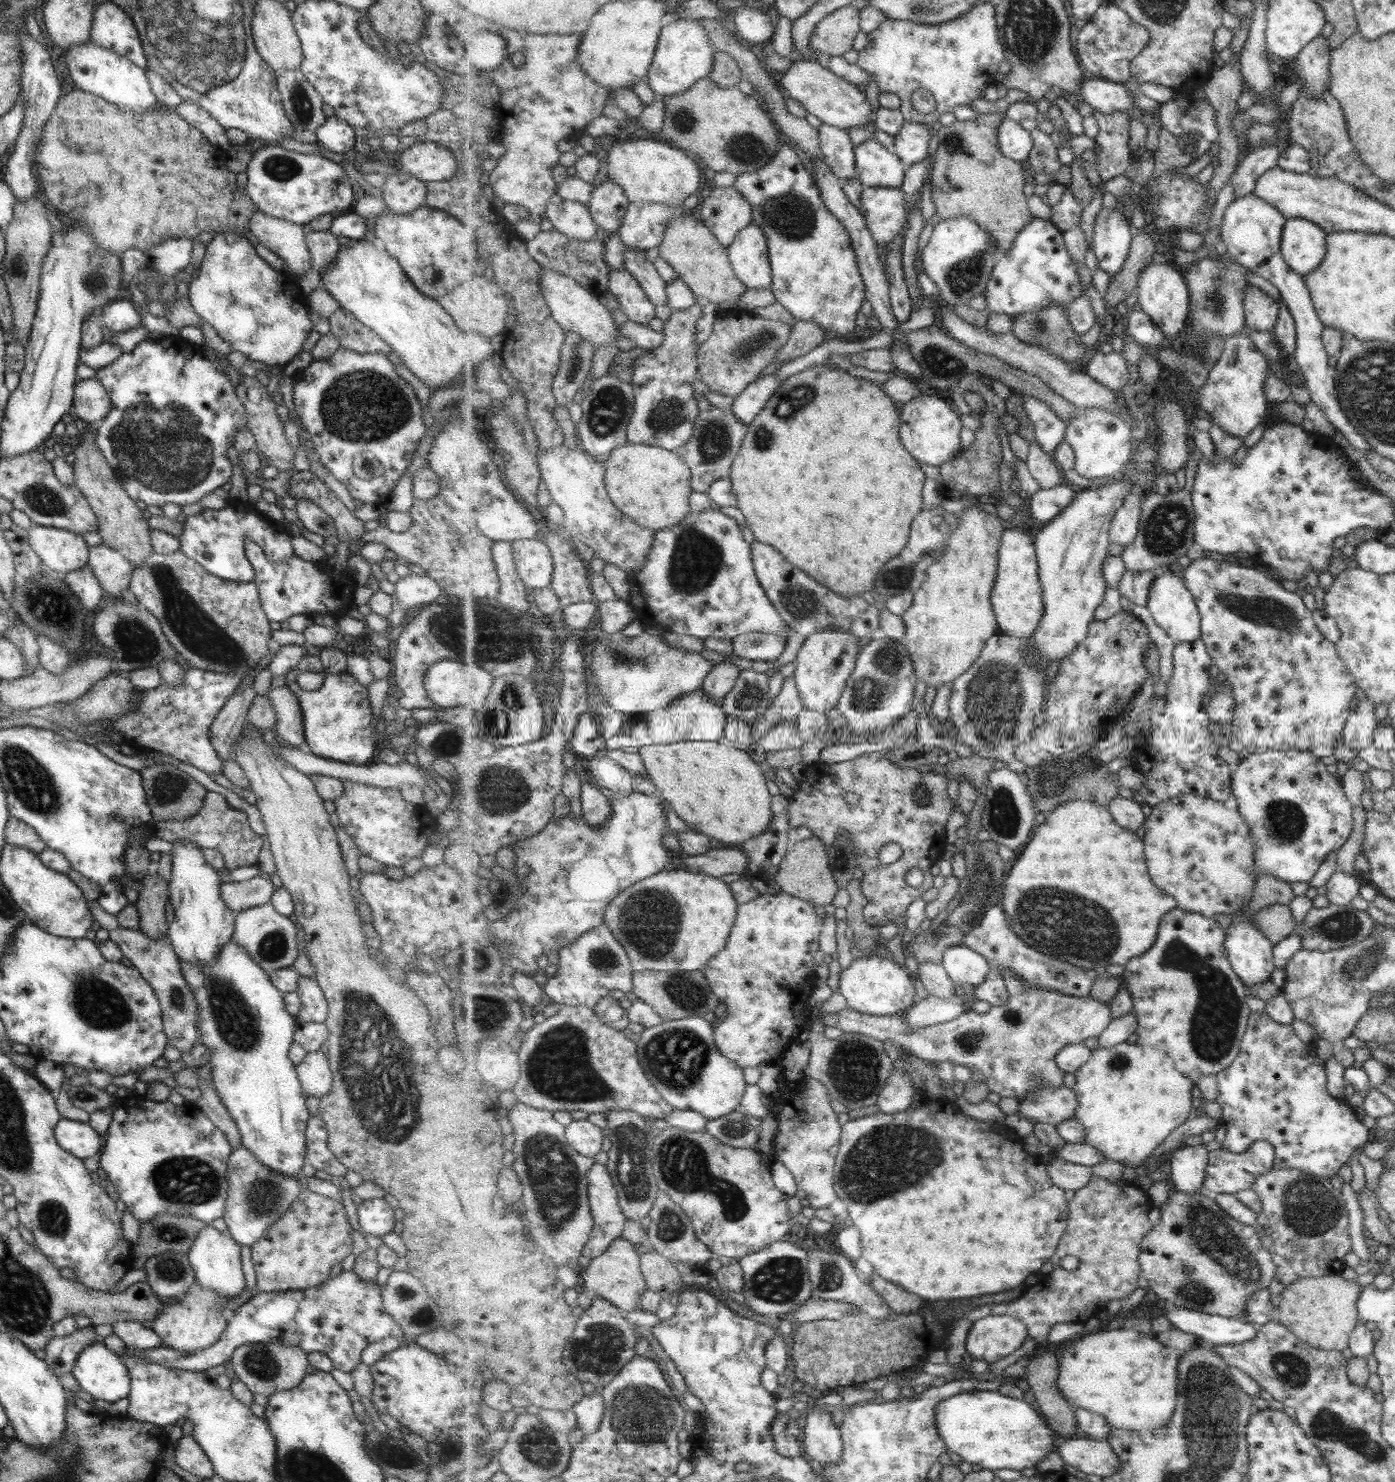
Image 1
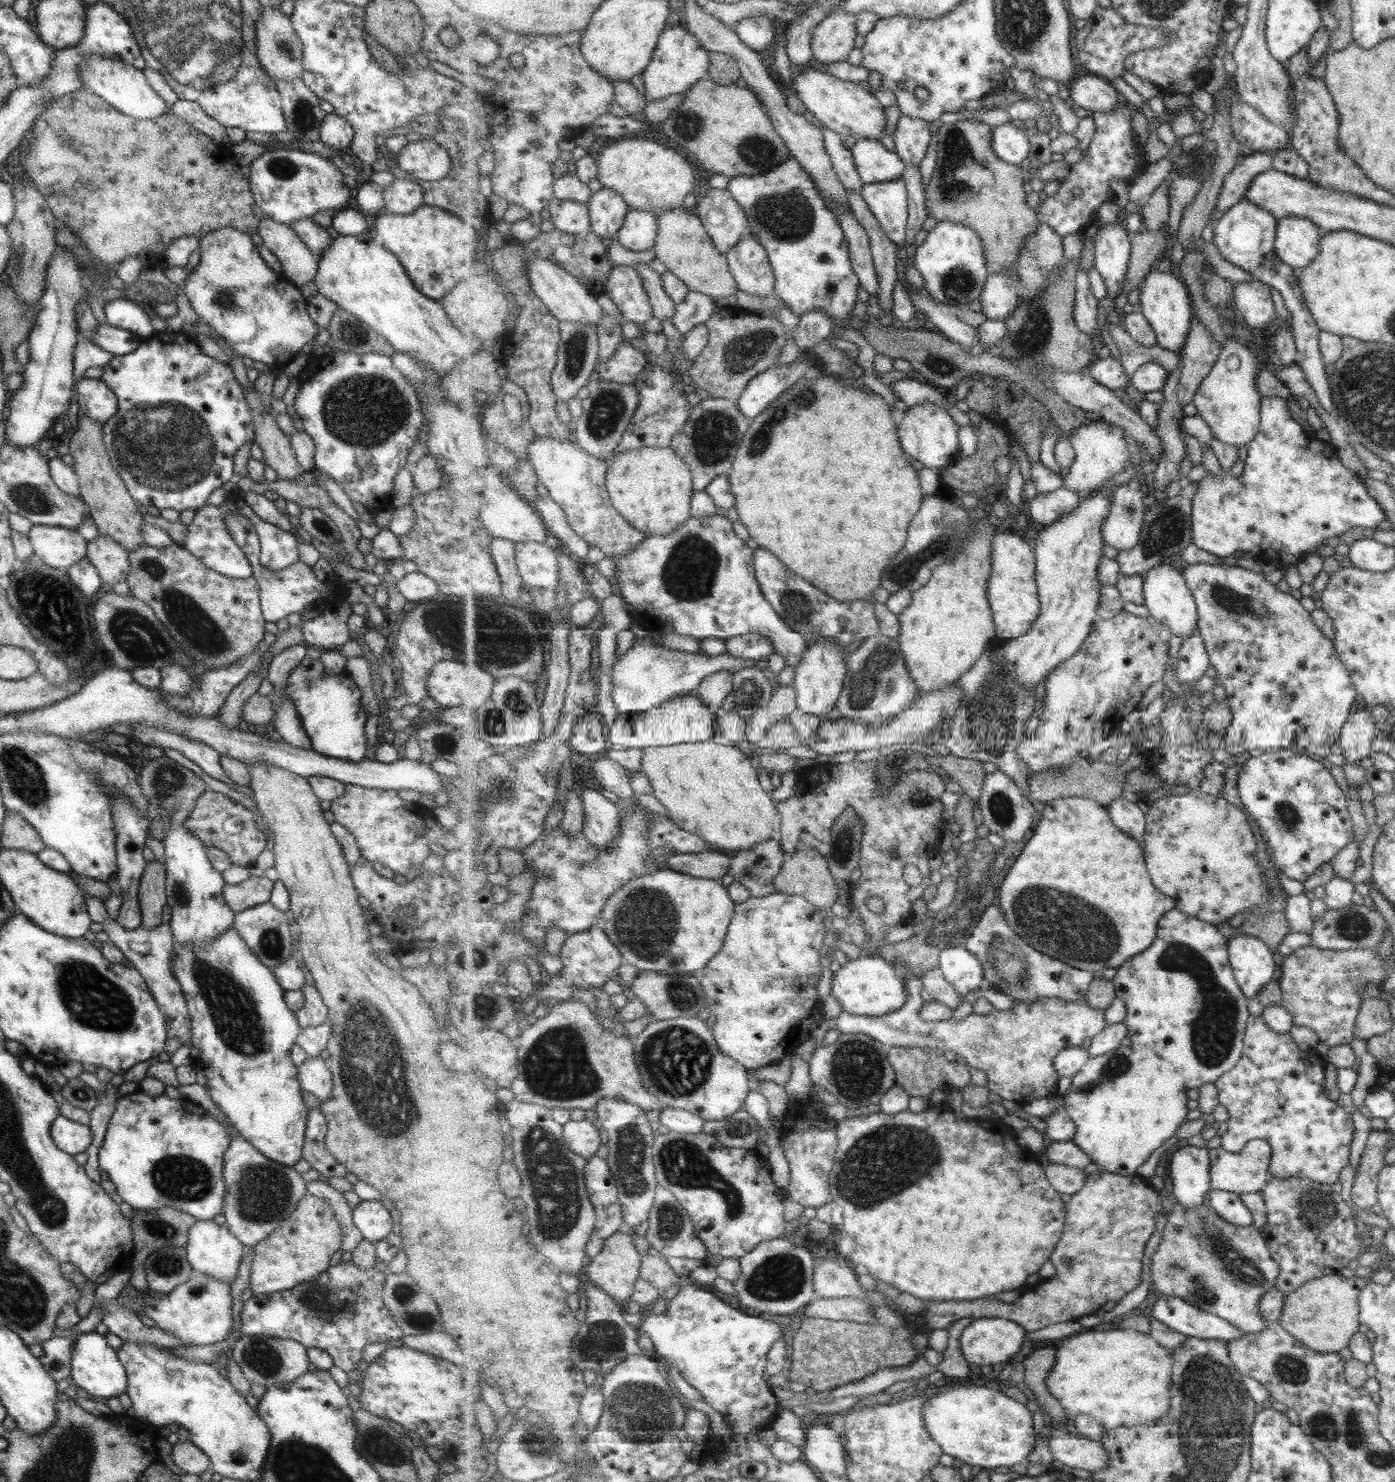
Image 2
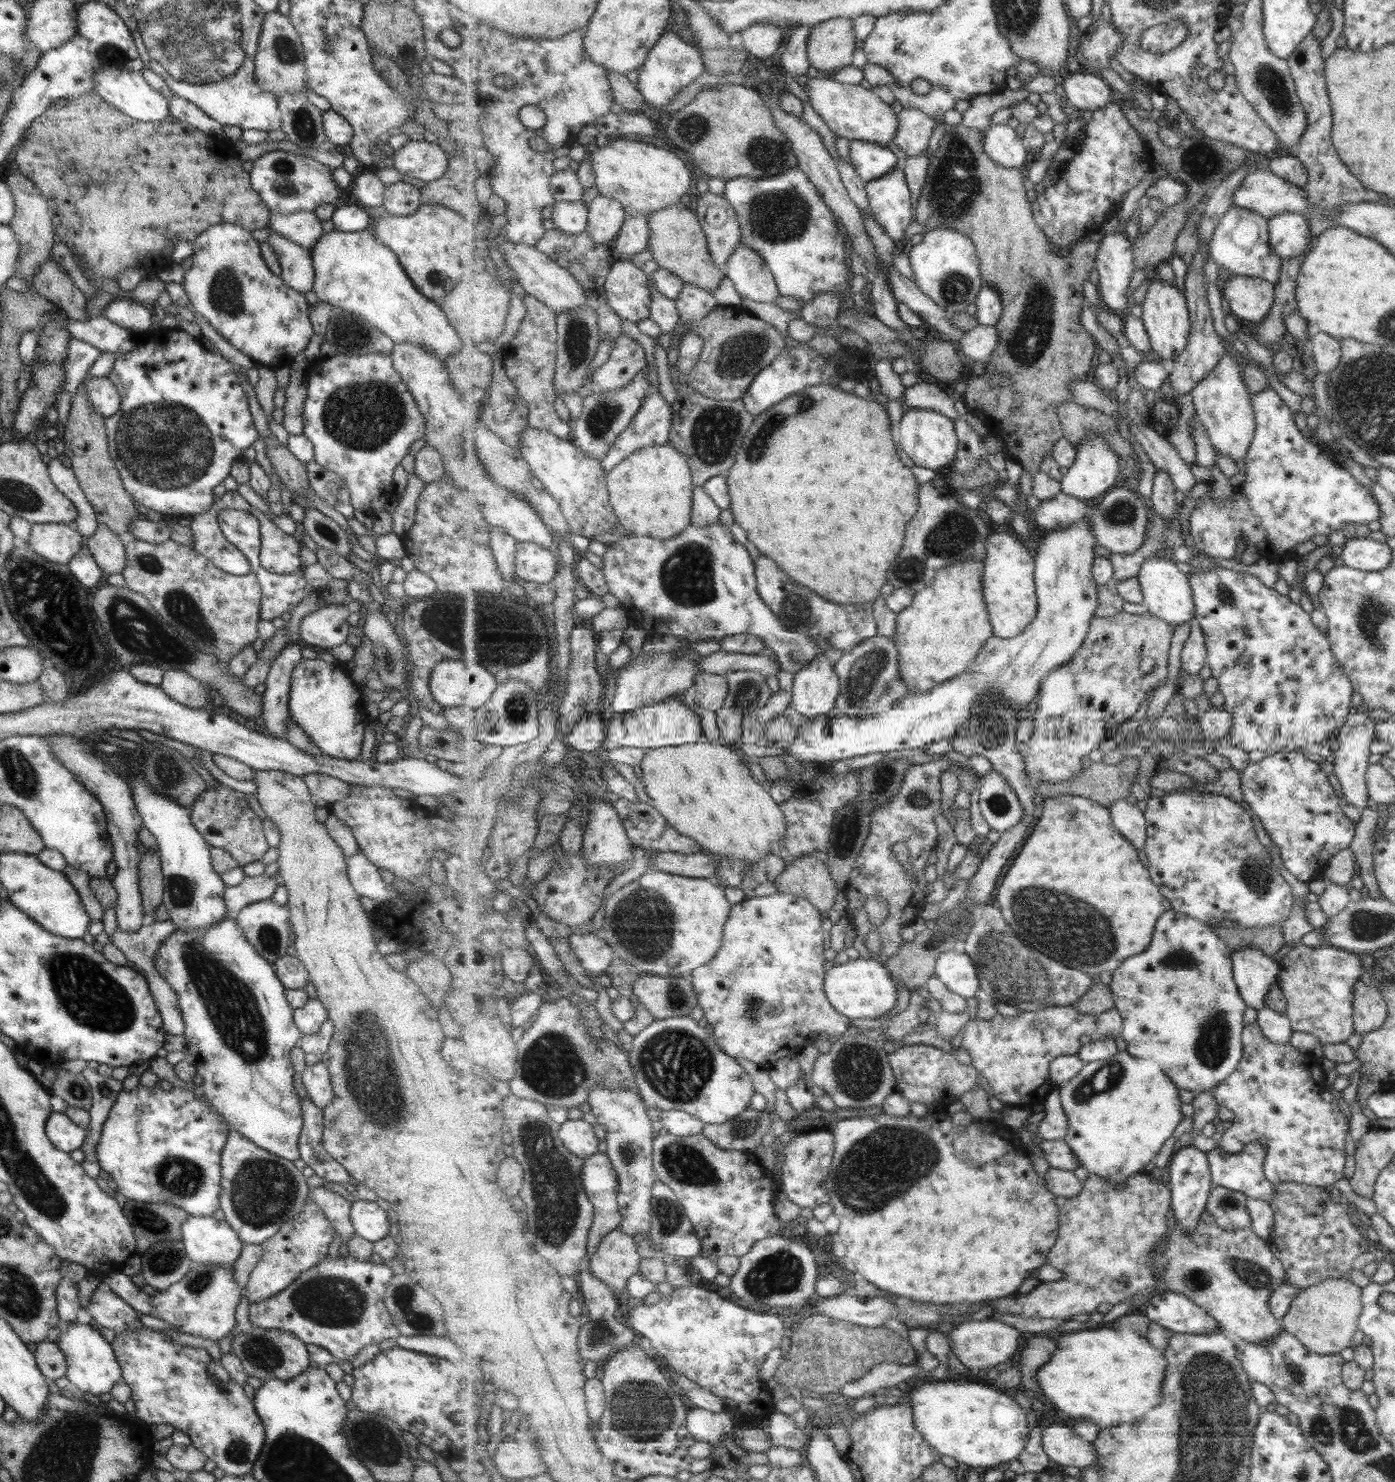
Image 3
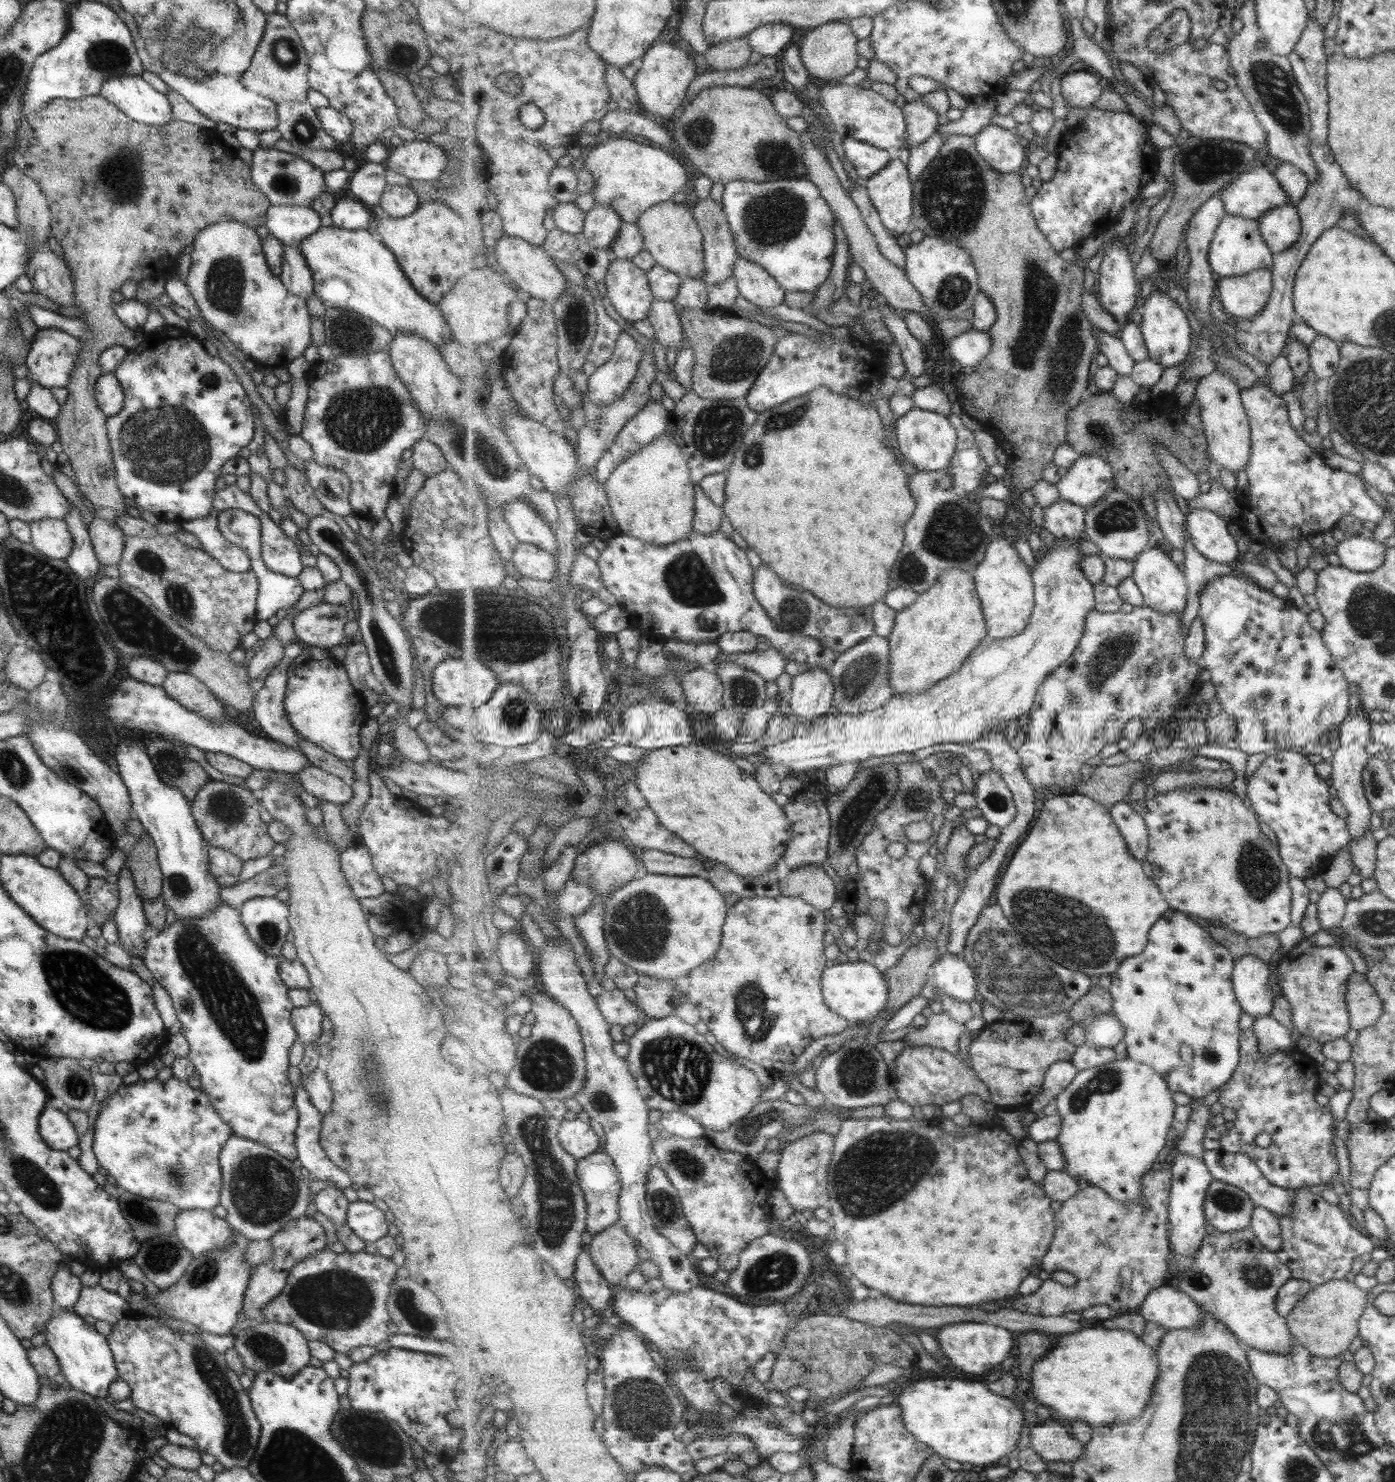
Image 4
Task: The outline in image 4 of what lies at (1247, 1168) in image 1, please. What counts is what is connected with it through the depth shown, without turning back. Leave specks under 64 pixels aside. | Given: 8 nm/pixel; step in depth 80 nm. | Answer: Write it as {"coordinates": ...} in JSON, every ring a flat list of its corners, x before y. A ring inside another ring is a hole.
{"coordinates":[[1206,1150,1203,1161,1209,1167,1214,1179,1231,1184,1231,1186,1244,1190,1254,1202,1254,1206,1262,1206,1265,1210,1271,1211,1276,1217,1282,1214,1290,1214,1292,1210,1292,1198,1288,1189,1271,1184,1255,1166,1255,1161,1245,1154,1233,1154,1220,1150]]}

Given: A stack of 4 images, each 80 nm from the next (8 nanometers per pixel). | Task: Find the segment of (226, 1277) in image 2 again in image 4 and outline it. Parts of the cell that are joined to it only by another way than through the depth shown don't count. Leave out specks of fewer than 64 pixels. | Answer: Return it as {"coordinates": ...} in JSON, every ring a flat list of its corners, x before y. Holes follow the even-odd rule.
{"coordinates":[[178,1209,173,1233,191,1256,197,1256,211,1249,226,1249,232,1241,233,1231,225,1218,219,1218,211,1211]]}

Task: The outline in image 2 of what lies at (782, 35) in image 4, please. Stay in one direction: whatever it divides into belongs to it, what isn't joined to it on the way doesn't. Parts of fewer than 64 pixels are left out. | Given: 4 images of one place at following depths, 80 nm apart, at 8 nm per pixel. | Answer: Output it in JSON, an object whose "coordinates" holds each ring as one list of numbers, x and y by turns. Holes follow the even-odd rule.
{"coordinates":[[767,16,744,18,733,29,739,33,741,40,757,53,768,50,777,43,773,19]]}

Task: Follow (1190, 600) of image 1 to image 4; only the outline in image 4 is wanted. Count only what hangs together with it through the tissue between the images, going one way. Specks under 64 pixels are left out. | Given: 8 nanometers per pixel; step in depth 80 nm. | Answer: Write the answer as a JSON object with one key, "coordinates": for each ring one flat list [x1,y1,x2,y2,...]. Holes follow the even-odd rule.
{"coordinates":[[1152,544,1136,559,1135,574,1132,577,1144,595,1146,606,1169,614,1185,612,1185,608,1189,604,1189,587,1183,567,1175,564,1157,545]]}

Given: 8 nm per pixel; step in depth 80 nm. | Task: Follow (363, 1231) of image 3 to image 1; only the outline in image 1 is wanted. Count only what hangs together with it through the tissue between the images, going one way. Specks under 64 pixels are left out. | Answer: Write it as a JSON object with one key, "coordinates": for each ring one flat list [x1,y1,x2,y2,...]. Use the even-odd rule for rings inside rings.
{"coordinates":[[382,1198,366,1199,356,1205,357,1224,364,1236,383,1236,393,1228,393,1210]]}

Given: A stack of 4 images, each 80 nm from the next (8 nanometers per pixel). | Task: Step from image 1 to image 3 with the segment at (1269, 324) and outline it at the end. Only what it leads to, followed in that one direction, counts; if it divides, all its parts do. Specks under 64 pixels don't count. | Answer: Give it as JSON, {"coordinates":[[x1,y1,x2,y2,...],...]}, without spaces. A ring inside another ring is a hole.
{"coordinates":[[1235,275,1220,283,1220,289,1225,309,1253,324,1259,324,1274,304,1273,284,1264,278]]}

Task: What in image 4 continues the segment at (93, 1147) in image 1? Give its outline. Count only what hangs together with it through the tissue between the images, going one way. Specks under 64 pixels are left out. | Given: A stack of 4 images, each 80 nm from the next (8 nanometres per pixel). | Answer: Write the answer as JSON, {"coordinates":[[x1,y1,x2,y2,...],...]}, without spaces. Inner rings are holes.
{"coordinates":[[49,1100,44,1102,39,1113,37,1130,43,1143,51,1150,65,1152,78,1143,78,1136,67,1115,55,1109]]}

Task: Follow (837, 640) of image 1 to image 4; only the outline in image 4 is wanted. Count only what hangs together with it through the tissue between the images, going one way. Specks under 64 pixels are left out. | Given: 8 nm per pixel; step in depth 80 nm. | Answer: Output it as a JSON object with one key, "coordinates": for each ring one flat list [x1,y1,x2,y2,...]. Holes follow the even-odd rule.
{"coordinates":[[817,667,792,678,788,704,798,721,813,722,834,706,837,684,829,670]]}

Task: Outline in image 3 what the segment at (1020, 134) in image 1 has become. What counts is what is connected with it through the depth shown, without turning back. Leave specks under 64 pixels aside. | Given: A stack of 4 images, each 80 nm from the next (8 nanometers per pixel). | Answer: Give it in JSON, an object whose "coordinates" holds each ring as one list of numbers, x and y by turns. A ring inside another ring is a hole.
{"coordinates":[[991,125,985,131,984,149,995,162,1007,168,1022,168,1030,162,1024,139,1009,125]]}

